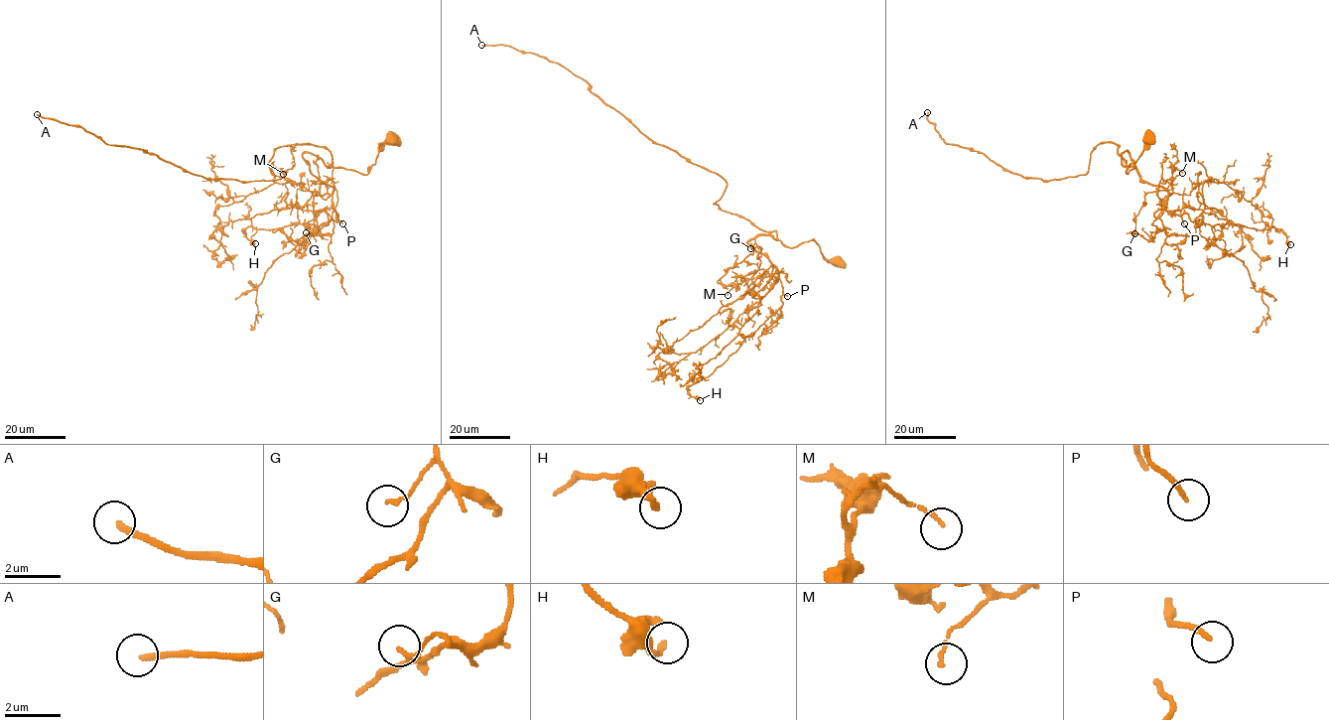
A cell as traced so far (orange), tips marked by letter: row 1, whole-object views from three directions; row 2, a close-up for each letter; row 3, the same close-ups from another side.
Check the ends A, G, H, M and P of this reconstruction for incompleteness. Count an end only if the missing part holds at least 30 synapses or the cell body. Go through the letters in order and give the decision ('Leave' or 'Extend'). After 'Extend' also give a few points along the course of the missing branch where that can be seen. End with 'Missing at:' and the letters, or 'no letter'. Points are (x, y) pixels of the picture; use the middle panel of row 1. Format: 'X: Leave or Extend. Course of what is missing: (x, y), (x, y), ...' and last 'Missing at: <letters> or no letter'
A: Extend
G: Leave
H: Leave
M: Leave
P: Extend. Course of what is missing: (787, 296), (792, 295), (788, 295), (774, 319), (785, 319), (783, 330), (754, 362)
Missing at: A, P

